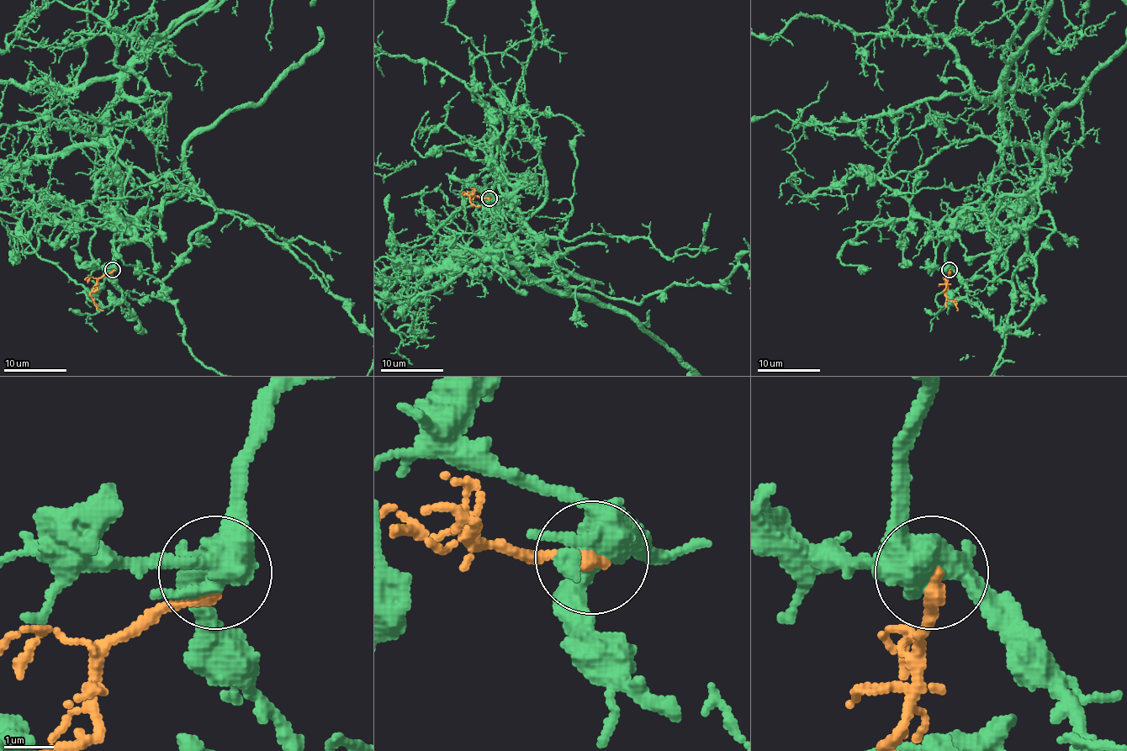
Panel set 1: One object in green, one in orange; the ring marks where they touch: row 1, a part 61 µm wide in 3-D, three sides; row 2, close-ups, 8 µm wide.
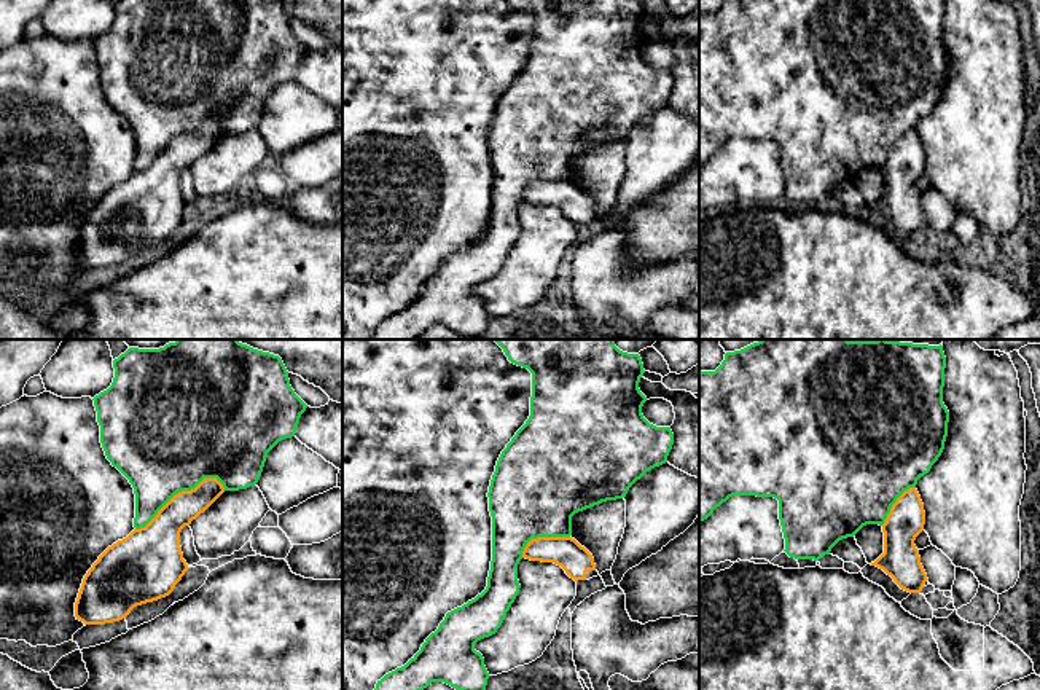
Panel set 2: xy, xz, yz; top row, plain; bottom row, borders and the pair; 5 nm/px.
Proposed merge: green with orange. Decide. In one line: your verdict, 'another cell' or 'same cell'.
another cell

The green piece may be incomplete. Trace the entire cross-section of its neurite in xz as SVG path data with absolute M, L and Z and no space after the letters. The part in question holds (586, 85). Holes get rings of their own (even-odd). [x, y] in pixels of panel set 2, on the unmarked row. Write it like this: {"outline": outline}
{"outline": "M508 0L532 16L530 59L502 94L489 129L492 159L492 204L486 233L462 250L446 257L420 293L401 311L377 323L371 339L416 339L432 325L444 325L468 338L484 338L489 316L475 287L497 276L519 236L518 207L532 182L570 180L572 159L607 143L626 140L629 131L647 115L667 105L674 88L671 70L650 67L642 49L647 40L639 25L643 19L640 0Z"}

